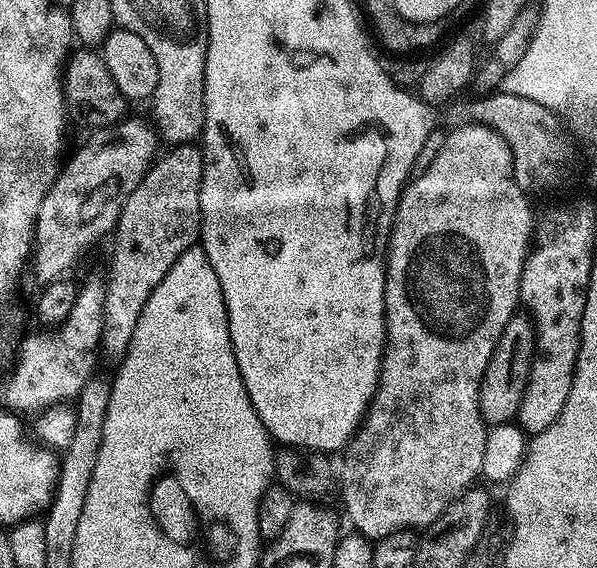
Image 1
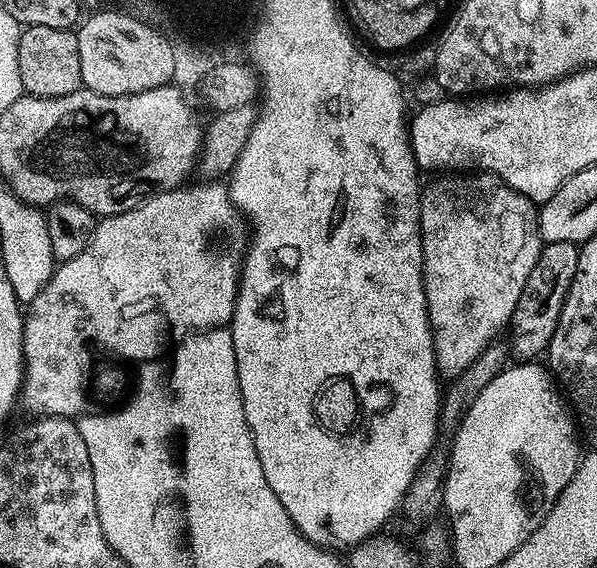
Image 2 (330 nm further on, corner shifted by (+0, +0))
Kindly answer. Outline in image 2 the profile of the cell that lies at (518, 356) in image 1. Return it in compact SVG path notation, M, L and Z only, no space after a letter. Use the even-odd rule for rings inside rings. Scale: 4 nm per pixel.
M554 242L541 247L538 262L534 262L534 270L530 270L526 286L522 286L522 298L518 298L518 306L510 321L510 331L514 334L514 342L511 341L510 346L515 355L516 352L520 355L517 357L521 361L532 362L547 353L548 343L554 338L554 330L562 314L564 299L574 282L579 257L580 248L570 242Z

